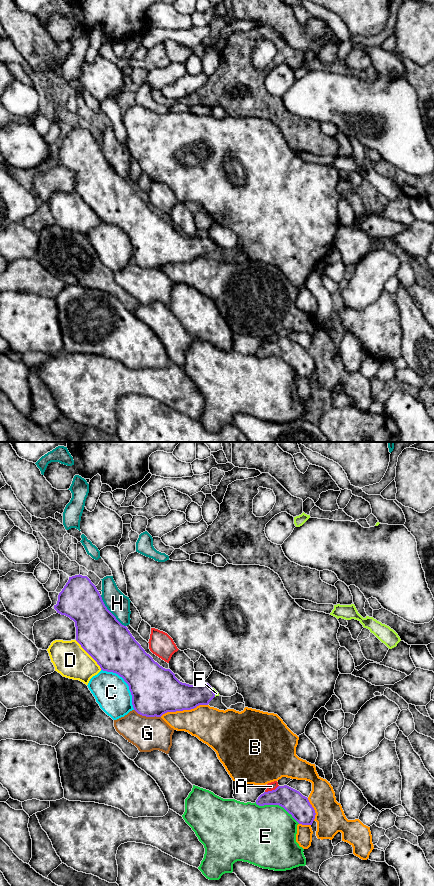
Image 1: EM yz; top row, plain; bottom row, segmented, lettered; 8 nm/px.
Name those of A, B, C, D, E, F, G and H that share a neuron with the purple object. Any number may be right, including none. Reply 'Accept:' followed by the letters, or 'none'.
Accept: F

